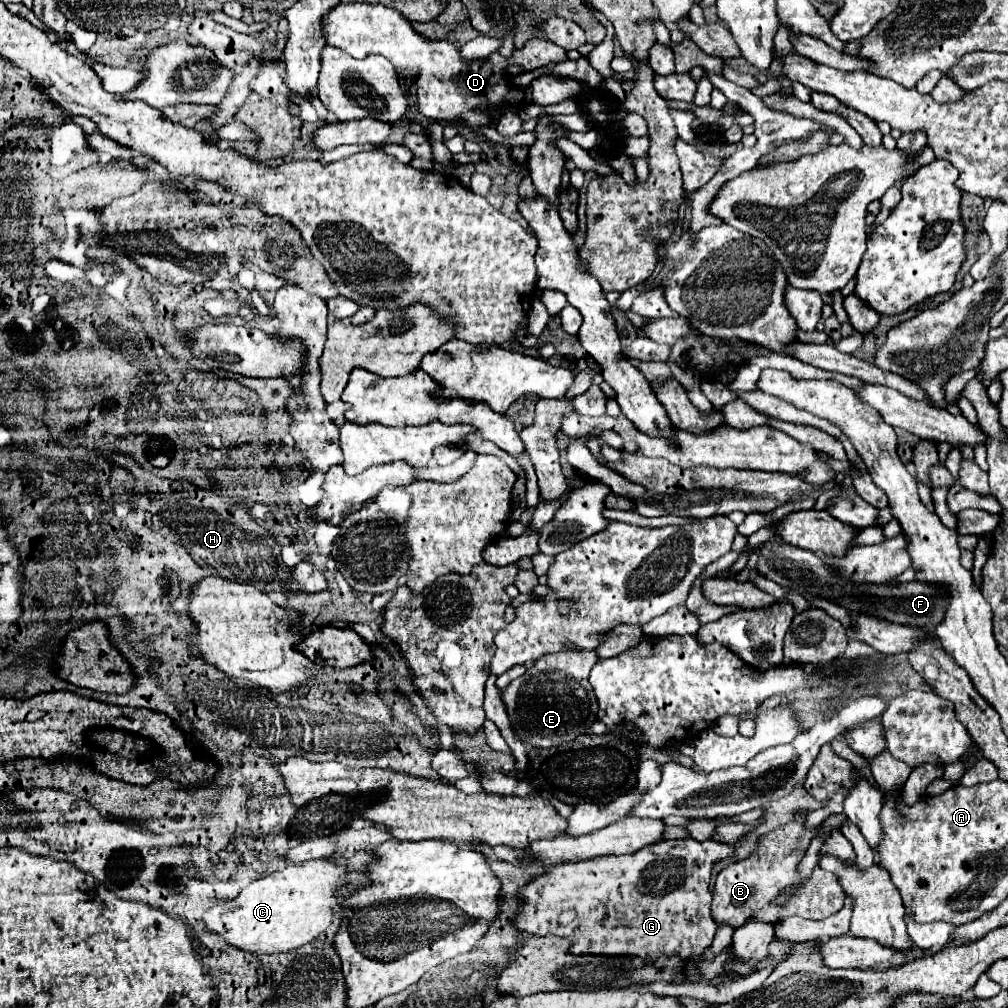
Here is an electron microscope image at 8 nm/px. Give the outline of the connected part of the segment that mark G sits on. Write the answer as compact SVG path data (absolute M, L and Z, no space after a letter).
M666 840L666 842L658 842L652 846L644 846L634 854L622 854L622 856L604 856L604 858L596 858L596 860L584 860L584 862L576 862L576 864L558 864L548 868L546 874L536 876L530 884L526 884L524 888L520 888L520 894L524 896L524 902L518 906L518 912L514 916L514 928L526 934L536 934L536 936L546 936L546 934L554 934L554 936L562 936L570 940L570 952L572 954L608 954L608 956L640 956L646 962L654 962L658 954L680 954L682 958L688 958L690 954L702 954L704 948L708 948L714 940L716 934L716 922L710 914L710 906L712 906L712 894L709 890L710 874L716 862L734 856L734 846L726 844L726 842L714 842L714 840Z

